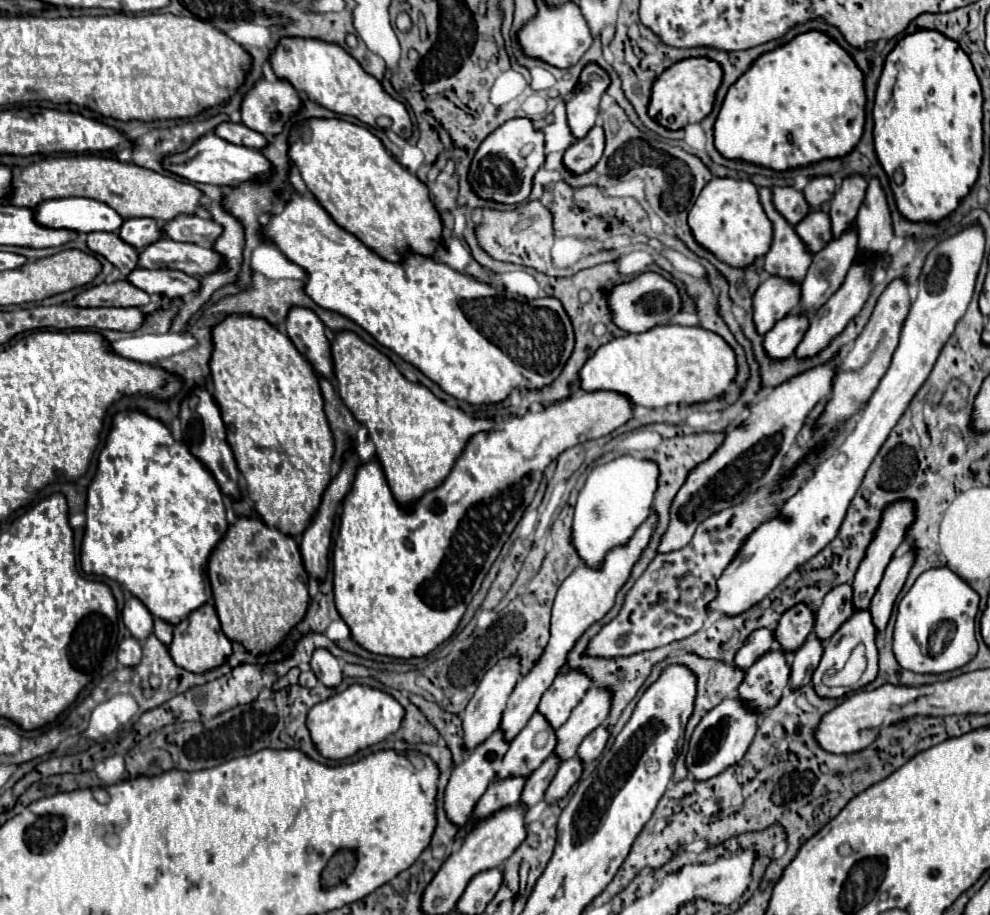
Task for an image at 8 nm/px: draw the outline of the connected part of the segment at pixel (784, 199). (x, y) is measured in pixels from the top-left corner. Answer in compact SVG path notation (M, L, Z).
M775 187L773 189L773 205L793 227L811 213L809 205L805 205L803 193L795 191L793 187Z

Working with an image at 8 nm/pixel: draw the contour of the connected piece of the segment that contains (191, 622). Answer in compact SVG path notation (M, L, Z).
M213 603L201 605L199 609L189 613L181 623L175 625L173 641L169 645L169 653L179 667L193 671L193 673L203 673L207 669L213 669L213 667L221 665L231 655L231 641L221 631Z

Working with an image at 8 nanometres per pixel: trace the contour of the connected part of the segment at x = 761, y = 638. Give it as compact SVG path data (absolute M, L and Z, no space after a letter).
M761 627L761 629L755 629L747 641L743 643L743 647L737 651L735 655L735 665L739 669L749 669L749 665L753 665L753 661L757 661L757 657L761 657L765 651L771 649L775 637L773 637L773 631L767 629L767 627Z

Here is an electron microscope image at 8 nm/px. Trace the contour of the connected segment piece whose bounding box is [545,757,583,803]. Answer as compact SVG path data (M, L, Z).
M571 757L569 761L563 761L545 793L547 803L553 803L553 801L565 797L569 793L569 789L579 781L581 773L583 773L583 761L579 757Z

